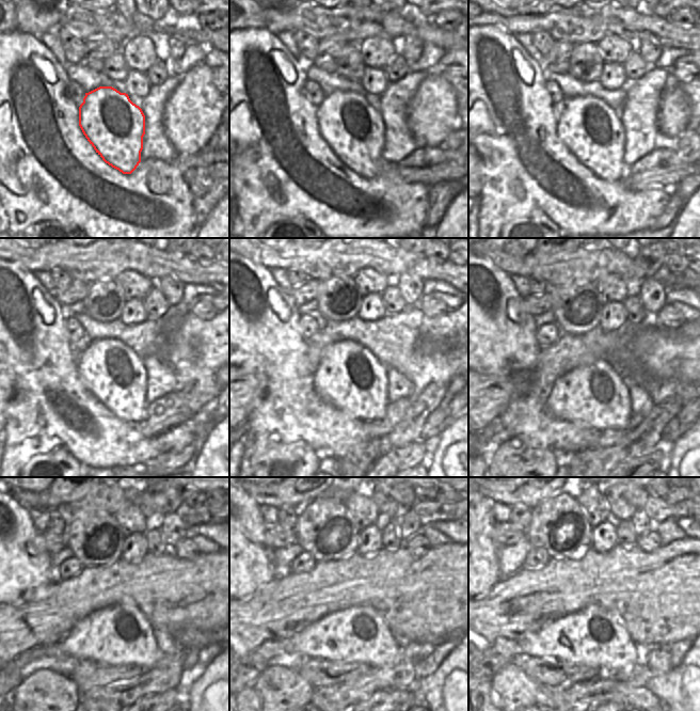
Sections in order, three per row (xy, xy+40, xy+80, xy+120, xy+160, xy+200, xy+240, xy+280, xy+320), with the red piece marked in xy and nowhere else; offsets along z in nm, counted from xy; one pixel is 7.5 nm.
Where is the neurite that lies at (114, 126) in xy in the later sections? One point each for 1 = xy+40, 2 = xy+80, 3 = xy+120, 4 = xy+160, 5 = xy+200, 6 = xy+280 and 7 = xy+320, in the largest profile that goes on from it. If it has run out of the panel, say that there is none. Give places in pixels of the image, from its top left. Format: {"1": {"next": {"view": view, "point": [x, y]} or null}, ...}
{"1": {"next": {"view": "xy+40", "point": [354, 130]}}, "2": {"next": {"view": "xy+80", "point": [592, 131]}}, "3": {"next": {"view": "xy+120", "point": [110, 369]}}, "4": {"next": {"view": "xy+160", "point": [349, 377]}}, "5": {"next": {"view": "xy+200", "point": [595, 395]}}, "6": {"next": {"view": "xy+280", "point": [358, 634]}}, "7": {"next": {"view": "xy+320", "point": [594, 637]}}}

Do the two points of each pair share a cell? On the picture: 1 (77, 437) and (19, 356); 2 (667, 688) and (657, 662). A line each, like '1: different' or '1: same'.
1: same
2: different

